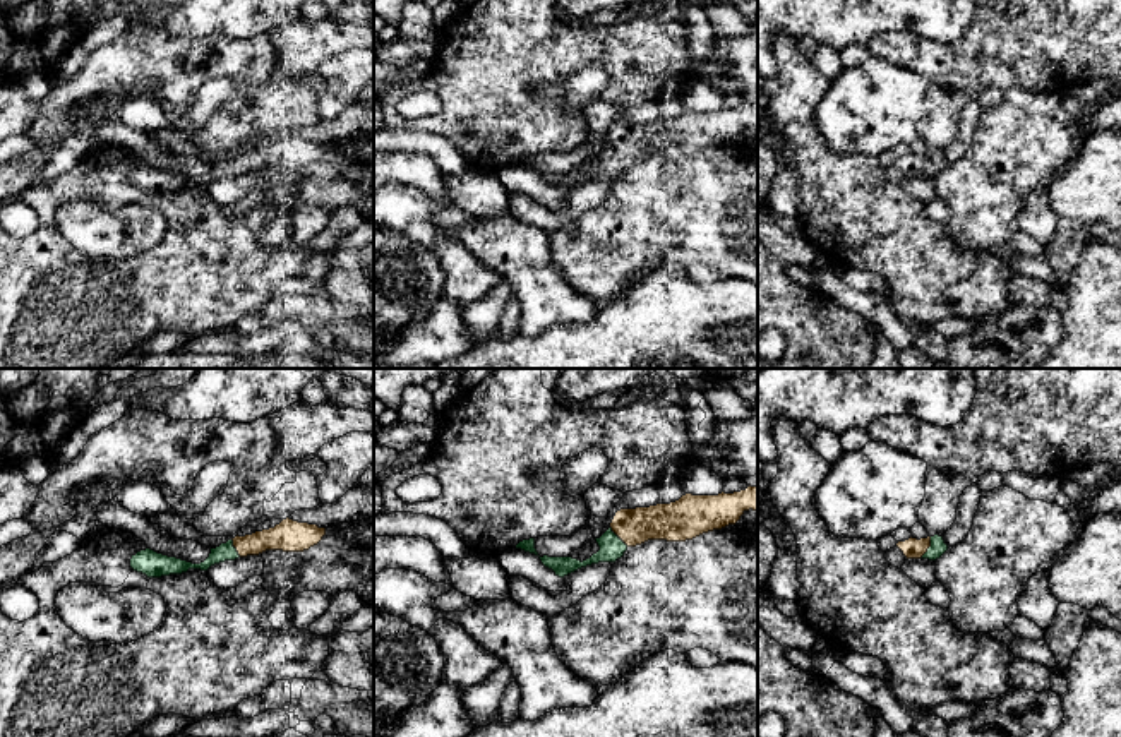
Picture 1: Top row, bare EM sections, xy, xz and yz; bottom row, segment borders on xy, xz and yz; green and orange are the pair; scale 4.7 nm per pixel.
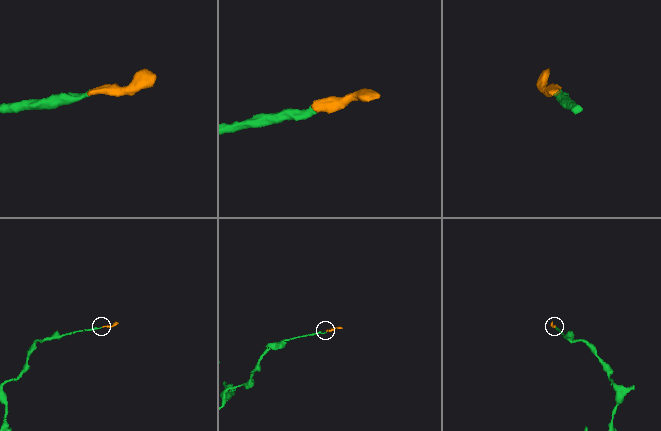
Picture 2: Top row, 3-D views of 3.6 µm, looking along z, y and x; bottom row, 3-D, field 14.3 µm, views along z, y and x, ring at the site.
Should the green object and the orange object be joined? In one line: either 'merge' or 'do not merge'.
merge

